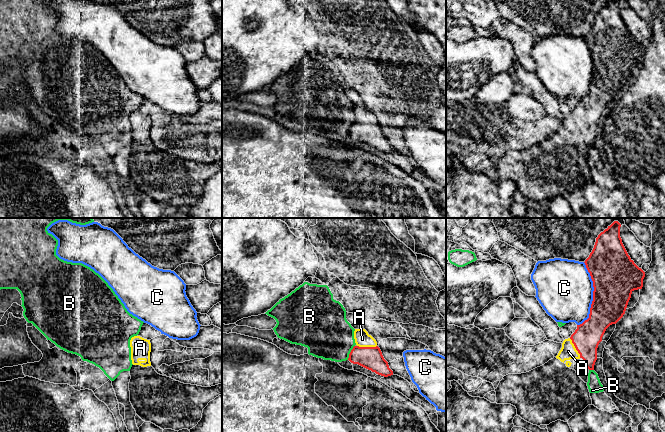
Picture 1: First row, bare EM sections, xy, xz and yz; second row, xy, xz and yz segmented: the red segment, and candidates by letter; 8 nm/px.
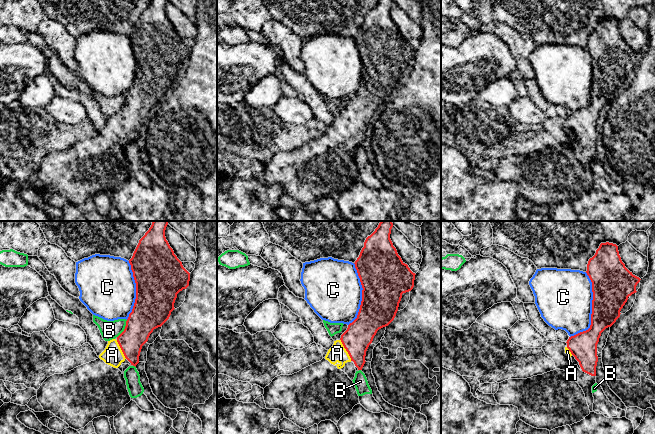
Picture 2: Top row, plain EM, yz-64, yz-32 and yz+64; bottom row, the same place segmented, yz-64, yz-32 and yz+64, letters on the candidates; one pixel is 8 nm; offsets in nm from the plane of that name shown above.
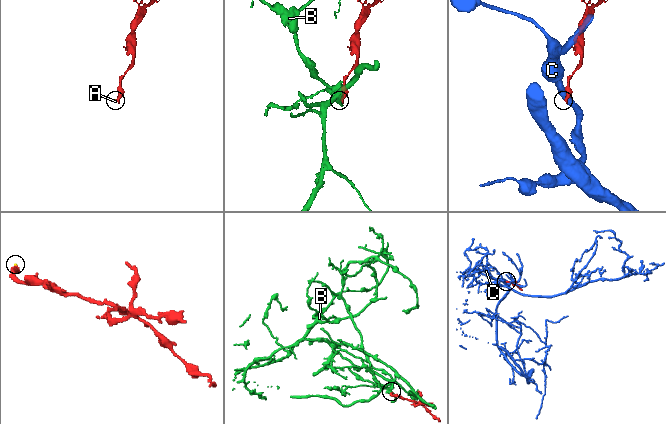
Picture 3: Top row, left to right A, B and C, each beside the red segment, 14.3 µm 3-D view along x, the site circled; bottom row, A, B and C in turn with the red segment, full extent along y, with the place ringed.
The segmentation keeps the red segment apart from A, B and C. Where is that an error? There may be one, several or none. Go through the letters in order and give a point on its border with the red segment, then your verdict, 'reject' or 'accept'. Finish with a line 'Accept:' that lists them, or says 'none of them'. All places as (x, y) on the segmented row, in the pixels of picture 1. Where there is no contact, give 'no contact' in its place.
A: contact xz (367, 347); accept
B: contact xz (350, 352); reject
C: contact yz (593, 295); reject
Accept: A

